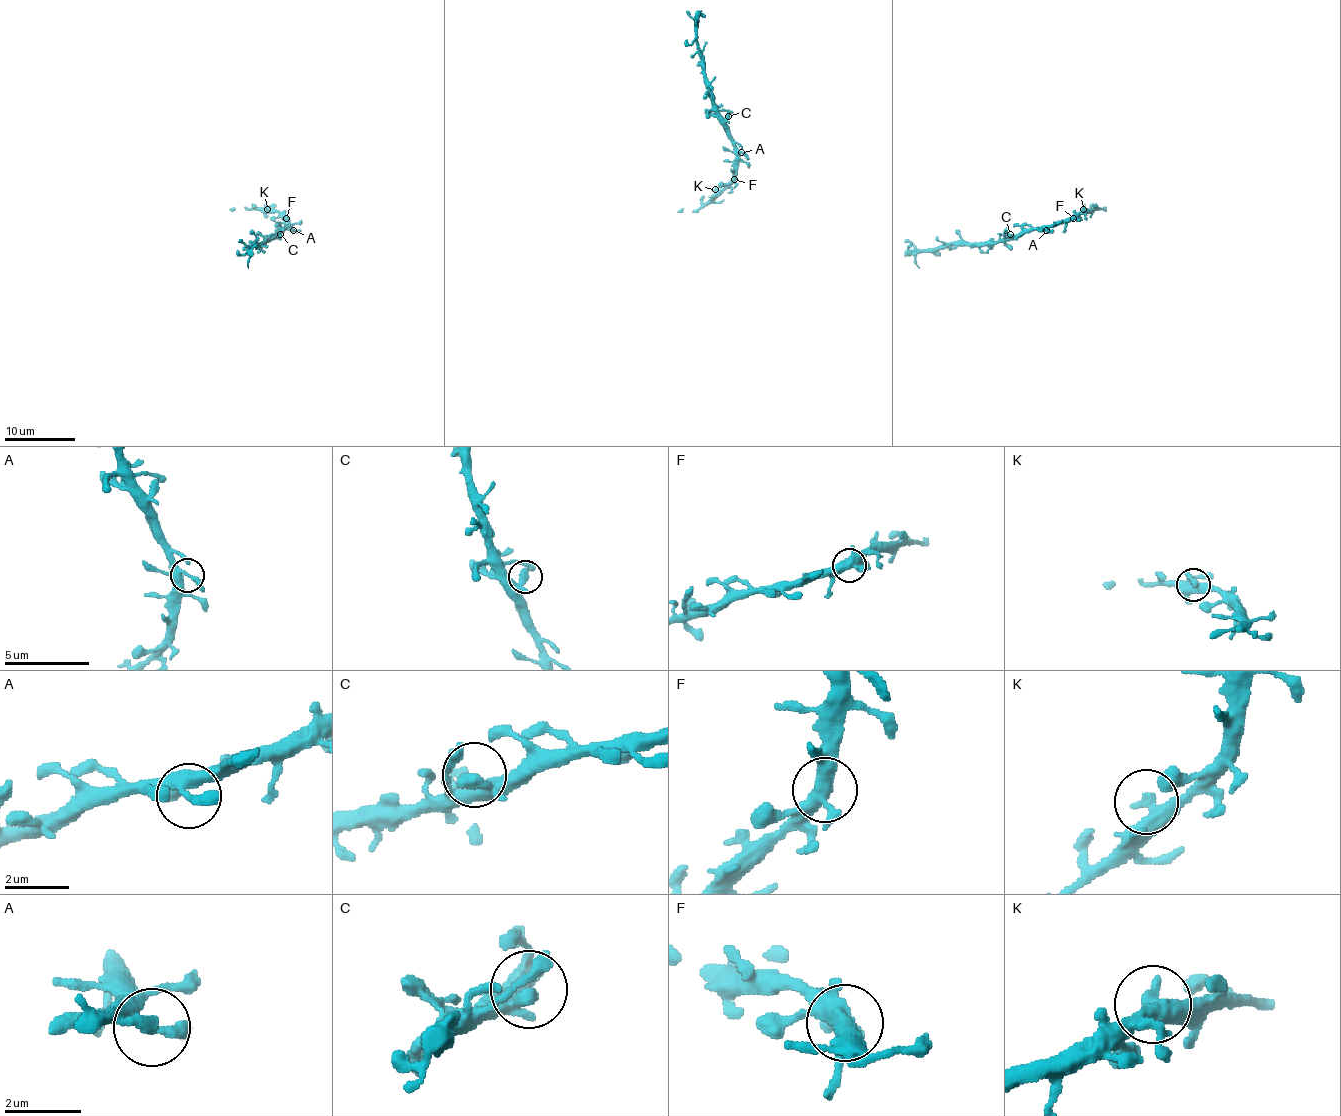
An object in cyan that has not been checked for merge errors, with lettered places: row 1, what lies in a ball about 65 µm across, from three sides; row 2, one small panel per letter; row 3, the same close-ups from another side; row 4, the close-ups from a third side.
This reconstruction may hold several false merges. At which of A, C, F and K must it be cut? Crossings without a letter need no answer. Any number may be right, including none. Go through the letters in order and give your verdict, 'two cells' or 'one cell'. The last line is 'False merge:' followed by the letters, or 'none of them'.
A: one cell
C: one cell
F: one cell
K: one cell
False merge: none of them

